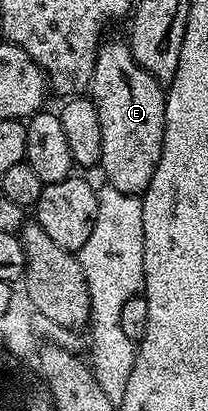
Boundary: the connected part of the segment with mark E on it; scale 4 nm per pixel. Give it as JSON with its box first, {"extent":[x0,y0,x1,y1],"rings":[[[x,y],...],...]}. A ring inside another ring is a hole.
{"extent":[89,41,167,195],"rings":[[[104,41],[97,52],[93,68],[93,80],[89,87],[91,103],[97,108],[97,120],[101,120],[101,160],[99,166],[107,179],[106,185],[117,188],[126,194],[142,195],[147,185],[153,180],[153,172],[159,163],[165,132],[165,104],[167,95],[164,87],[133,56],[126,41]]]}

